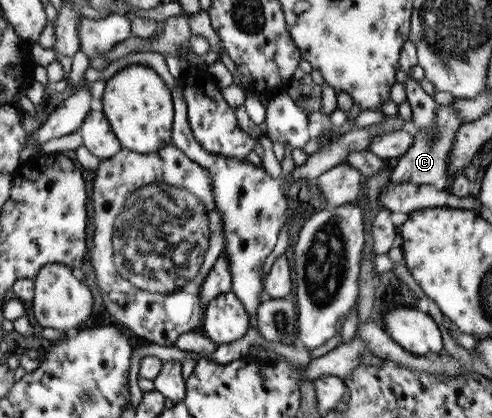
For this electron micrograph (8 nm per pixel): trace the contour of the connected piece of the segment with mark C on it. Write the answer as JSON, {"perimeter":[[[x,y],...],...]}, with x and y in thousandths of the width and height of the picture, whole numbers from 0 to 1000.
{"perimeter":[[[888,251],[880,275],[876,313],[884,318],[874,333],[860,313],[850,311],[837,321],[839,335],[833,352],[811,376],[807,388],[793,404],[793,433],[831,433],[843,440],[880,440],[902,445],[904,409],[909,407],[911,368],[931,306],[937,301],[937,280],[925,261],[911,251]]]}

